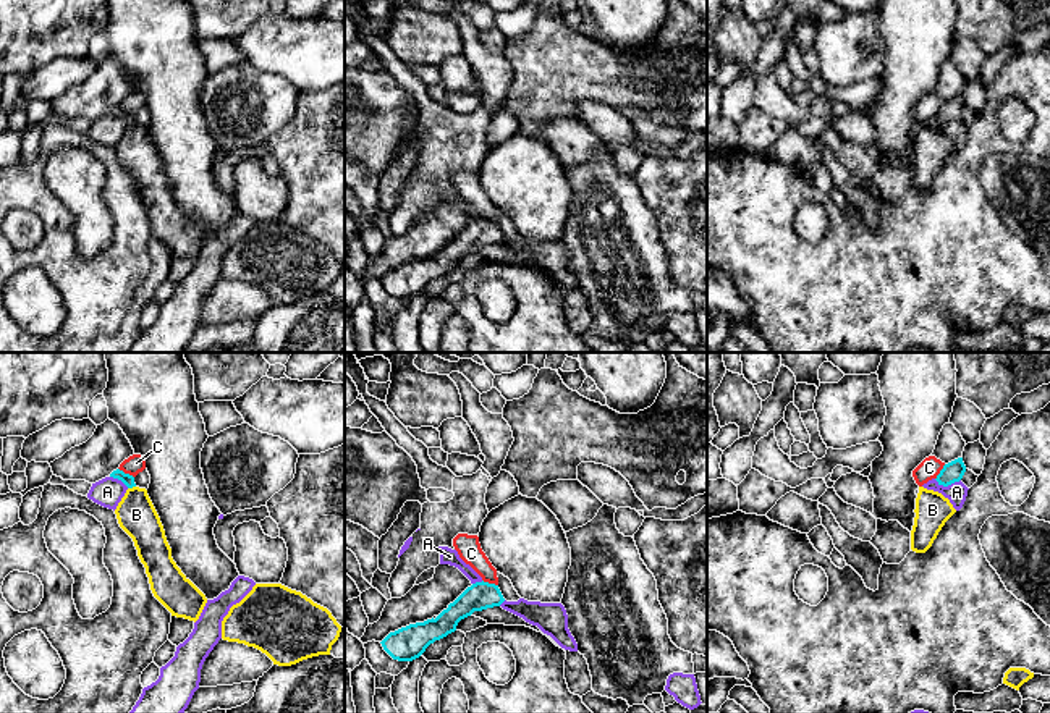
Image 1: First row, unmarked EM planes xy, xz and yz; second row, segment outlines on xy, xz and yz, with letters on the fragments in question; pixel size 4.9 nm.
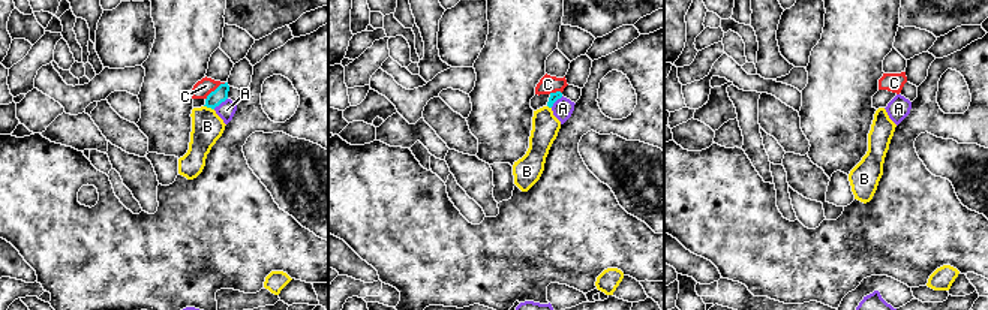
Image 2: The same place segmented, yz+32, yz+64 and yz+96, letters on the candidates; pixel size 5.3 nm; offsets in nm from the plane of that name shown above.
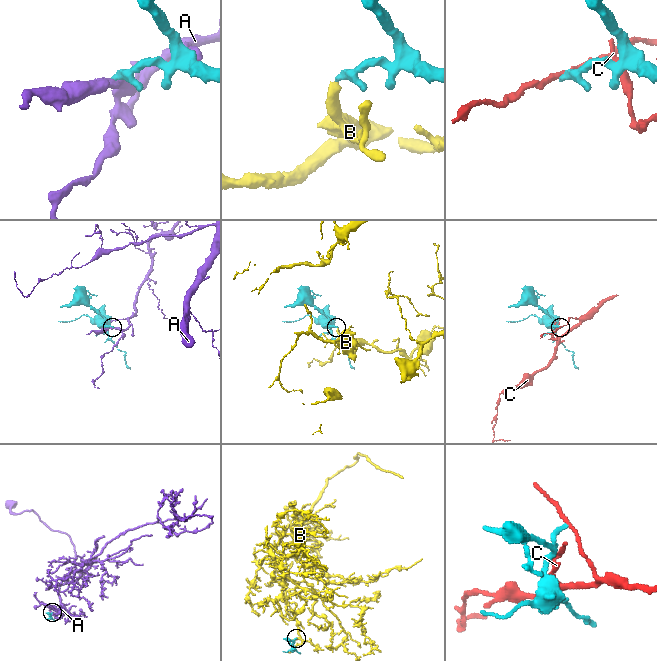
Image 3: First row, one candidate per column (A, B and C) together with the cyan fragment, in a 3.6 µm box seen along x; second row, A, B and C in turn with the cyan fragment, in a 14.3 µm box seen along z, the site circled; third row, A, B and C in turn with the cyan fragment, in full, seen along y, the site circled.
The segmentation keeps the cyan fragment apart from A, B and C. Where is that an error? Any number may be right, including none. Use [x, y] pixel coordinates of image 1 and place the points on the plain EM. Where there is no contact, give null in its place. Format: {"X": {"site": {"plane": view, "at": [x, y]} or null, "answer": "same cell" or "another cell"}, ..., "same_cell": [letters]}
{"A": {"site": {"plane": "yz", "at": [947, 123]}, "answer": "another cell"}, "B": {"site": {"plane": "xy", "at": [131, 125]}, "answer": "same cell"}, "C": {"site": {"plane": "xy", "at": [127, 112]}, "answer": "another cell"}, "same_cell": ["B"]}

